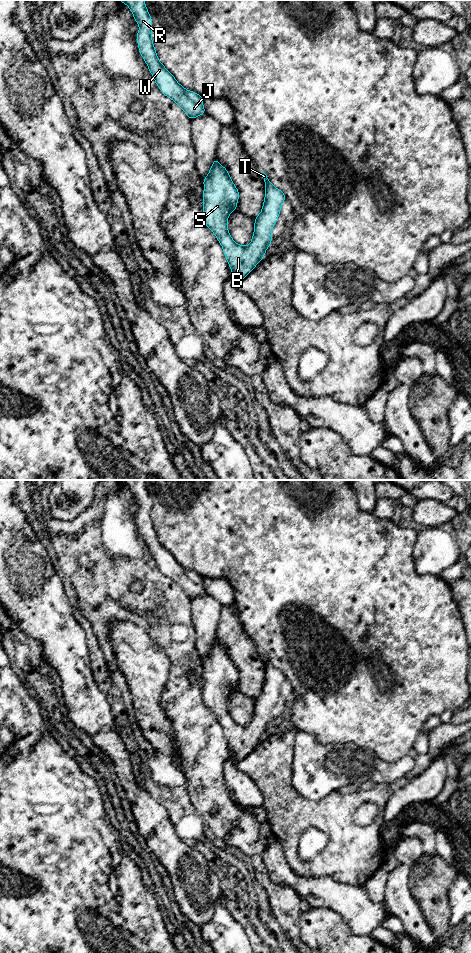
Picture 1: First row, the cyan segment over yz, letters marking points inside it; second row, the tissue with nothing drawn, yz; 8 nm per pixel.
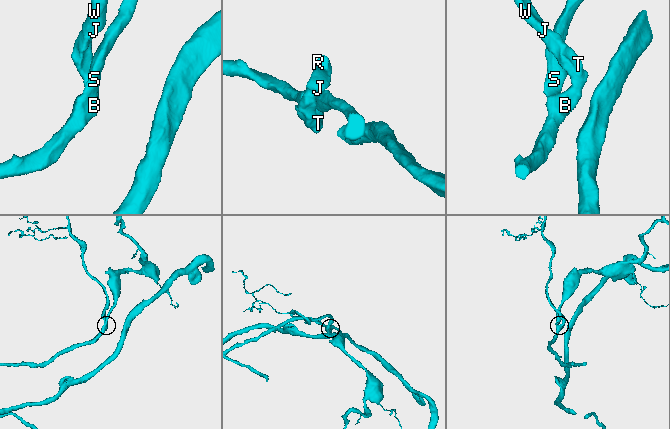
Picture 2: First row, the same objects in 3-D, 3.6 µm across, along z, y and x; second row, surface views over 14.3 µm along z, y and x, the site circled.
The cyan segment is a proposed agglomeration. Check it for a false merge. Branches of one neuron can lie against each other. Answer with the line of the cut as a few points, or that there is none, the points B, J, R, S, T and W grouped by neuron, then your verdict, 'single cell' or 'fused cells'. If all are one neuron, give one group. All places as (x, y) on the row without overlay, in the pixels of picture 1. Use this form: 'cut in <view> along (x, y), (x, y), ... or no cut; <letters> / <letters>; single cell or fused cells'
no cut; B J R S T W; single cell

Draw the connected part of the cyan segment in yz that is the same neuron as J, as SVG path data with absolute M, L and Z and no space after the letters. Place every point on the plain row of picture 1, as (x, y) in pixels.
M119 480L126 484L139 505L136 515L139 534L143 537L161 572L173 580L189 597L190 600L206 593L203 577L194 571L189 571L179 564L157 537L152 520L152 498L148 492L145 480Z

